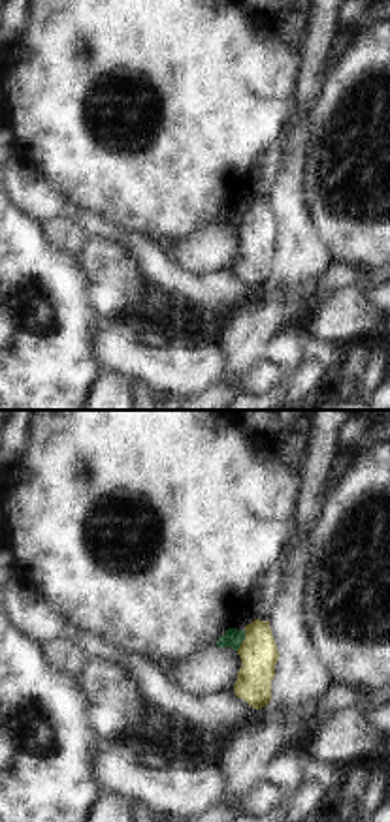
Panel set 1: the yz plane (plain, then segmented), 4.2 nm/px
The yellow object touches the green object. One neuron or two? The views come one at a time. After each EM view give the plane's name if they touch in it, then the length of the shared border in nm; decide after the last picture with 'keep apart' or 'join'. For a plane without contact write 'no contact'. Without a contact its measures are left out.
yz | 100 nm

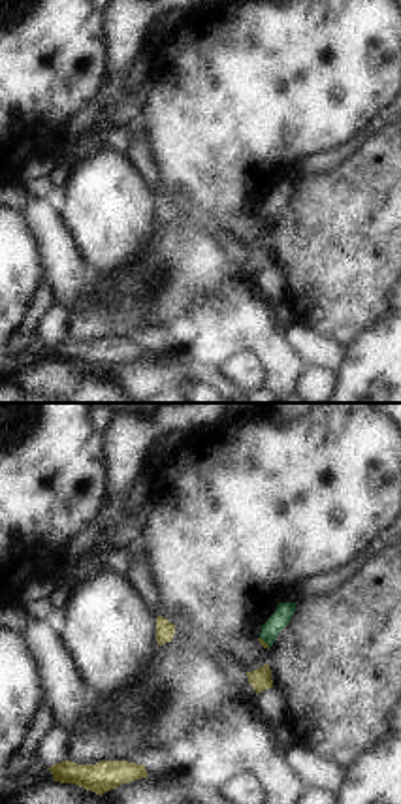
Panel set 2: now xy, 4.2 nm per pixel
xy | 60 nm

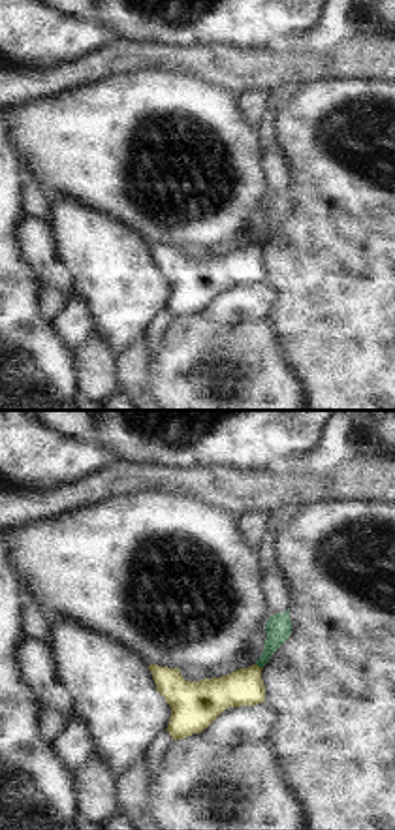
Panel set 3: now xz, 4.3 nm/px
xz | 40 nm

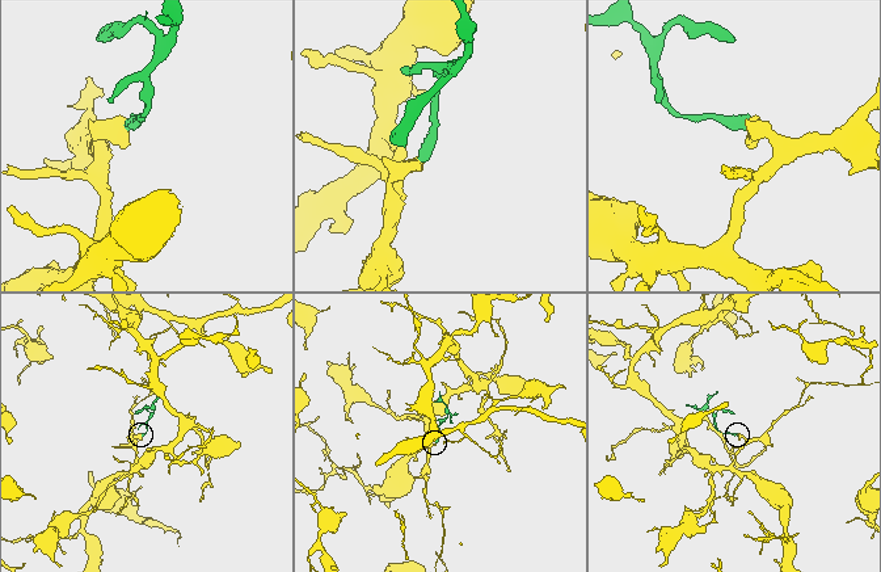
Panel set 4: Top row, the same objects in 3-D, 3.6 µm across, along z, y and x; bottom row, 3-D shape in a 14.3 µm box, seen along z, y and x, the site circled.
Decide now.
keep apart

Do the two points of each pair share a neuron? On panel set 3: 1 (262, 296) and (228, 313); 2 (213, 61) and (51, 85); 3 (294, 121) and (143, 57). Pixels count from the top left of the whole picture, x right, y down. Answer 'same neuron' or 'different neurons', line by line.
1: same neuron
2: same neuron
3: different neurons

